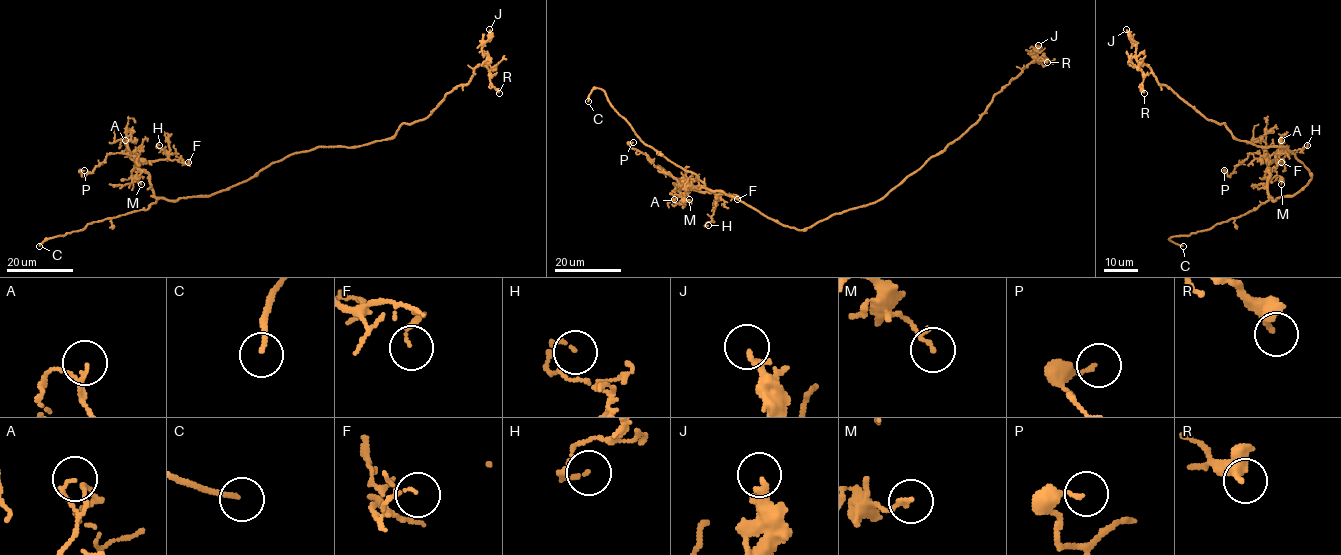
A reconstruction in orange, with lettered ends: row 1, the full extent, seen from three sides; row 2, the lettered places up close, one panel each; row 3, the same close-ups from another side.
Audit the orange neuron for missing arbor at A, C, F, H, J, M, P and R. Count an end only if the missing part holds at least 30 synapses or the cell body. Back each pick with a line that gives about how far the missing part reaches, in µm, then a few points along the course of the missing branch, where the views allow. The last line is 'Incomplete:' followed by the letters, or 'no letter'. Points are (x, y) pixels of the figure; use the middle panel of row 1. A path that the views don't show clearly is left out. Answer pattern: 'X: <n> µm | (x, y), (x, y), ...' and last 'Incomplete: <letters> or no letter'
C: 20 µm
Incomplete: C

